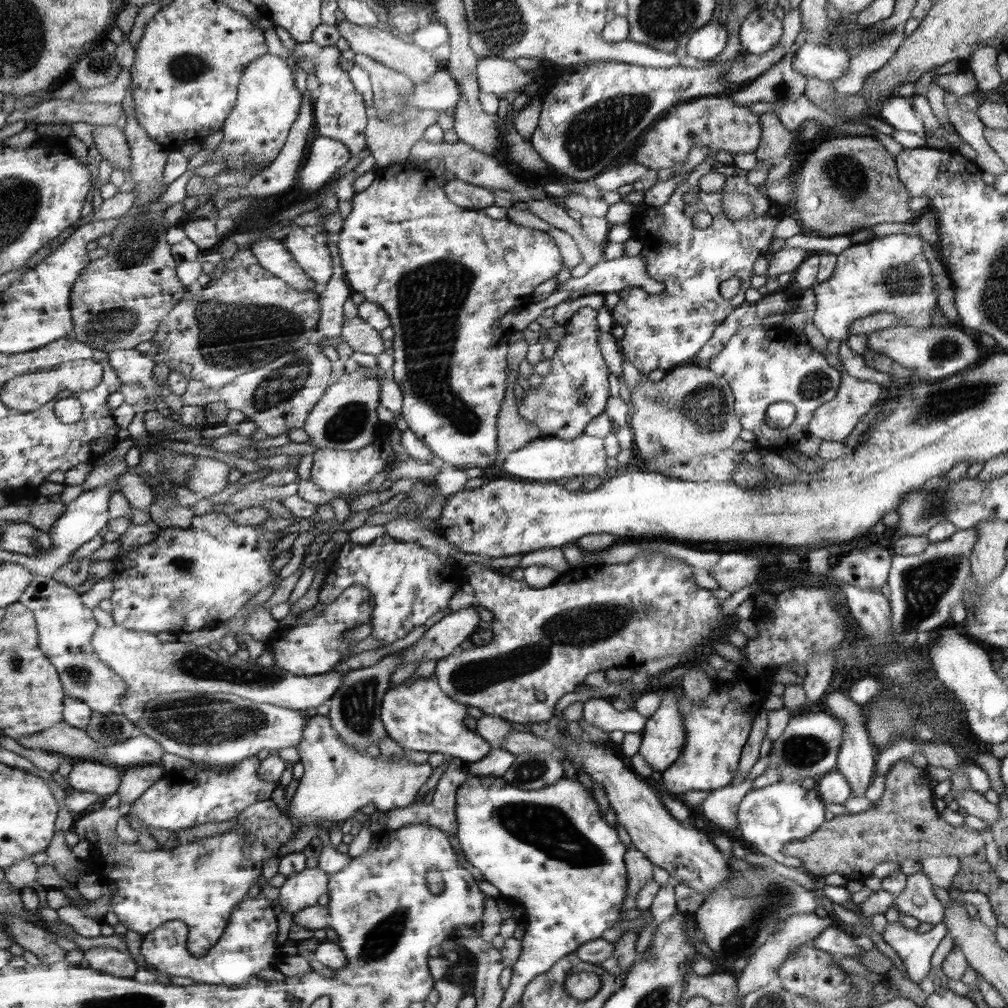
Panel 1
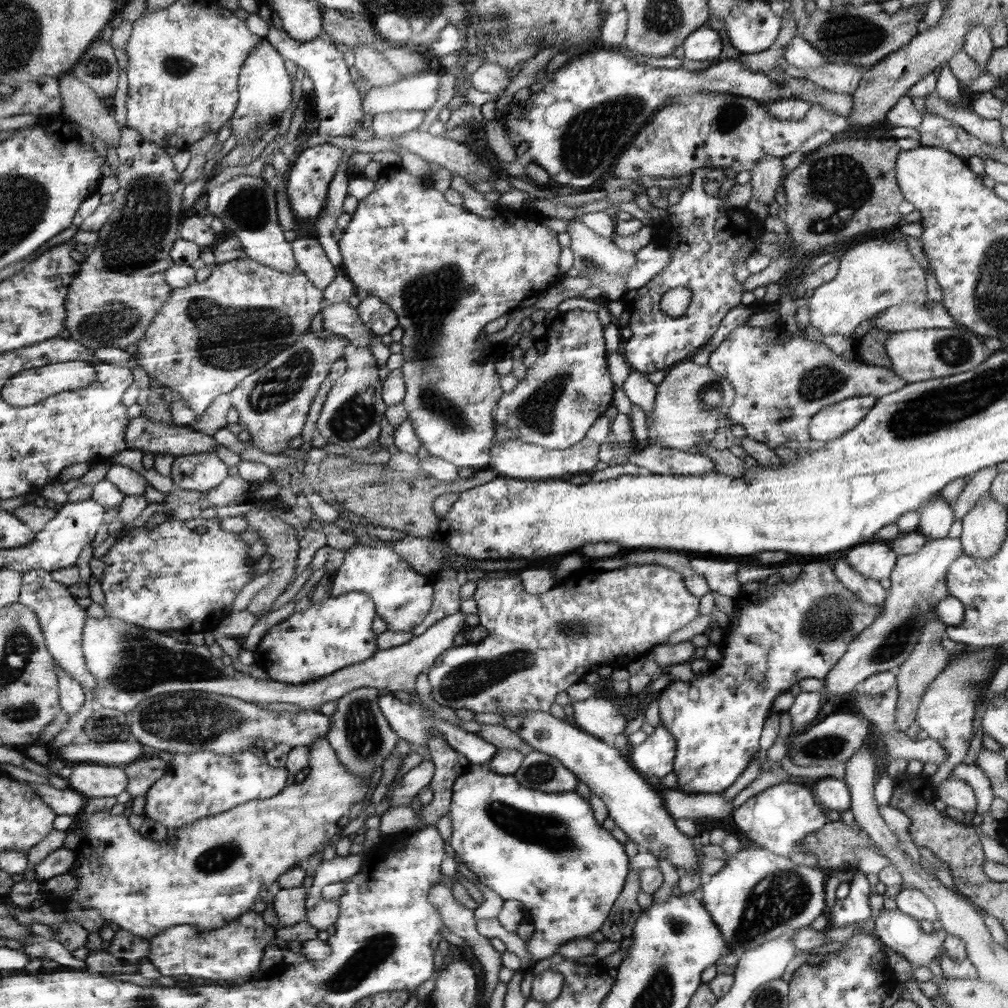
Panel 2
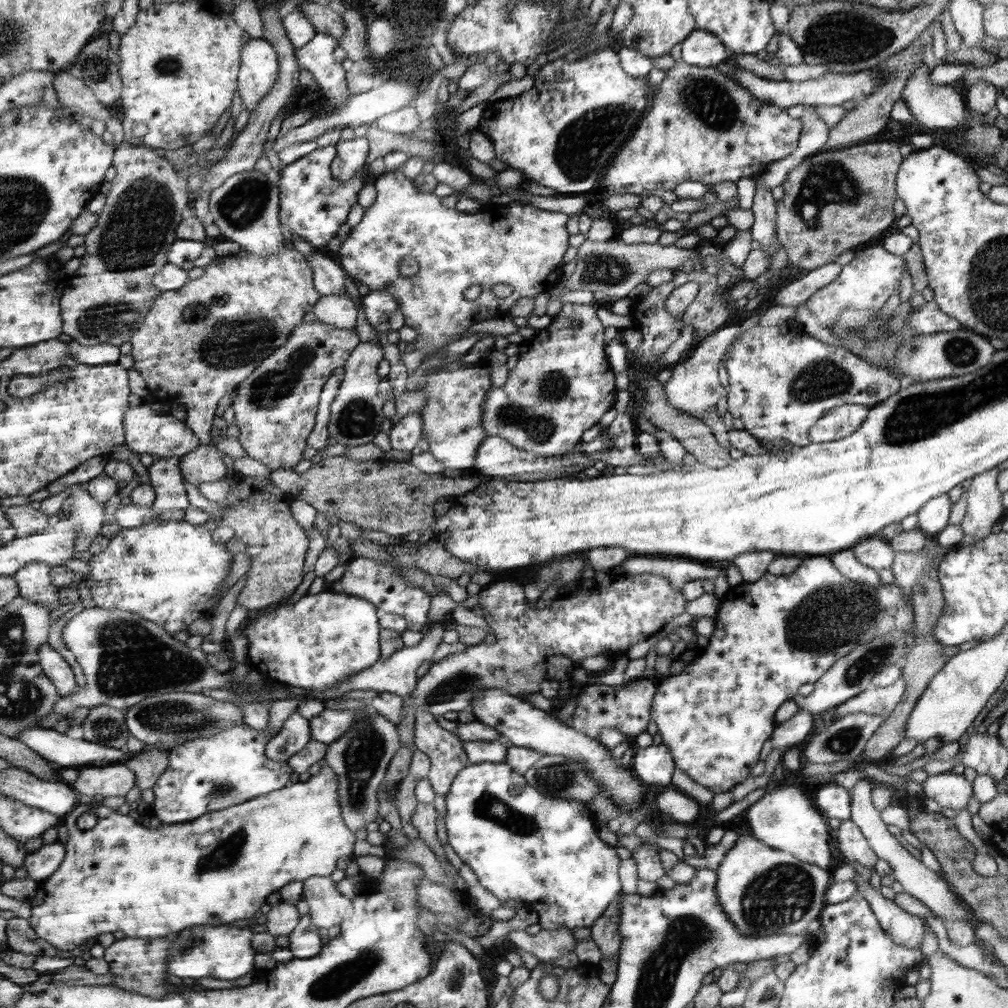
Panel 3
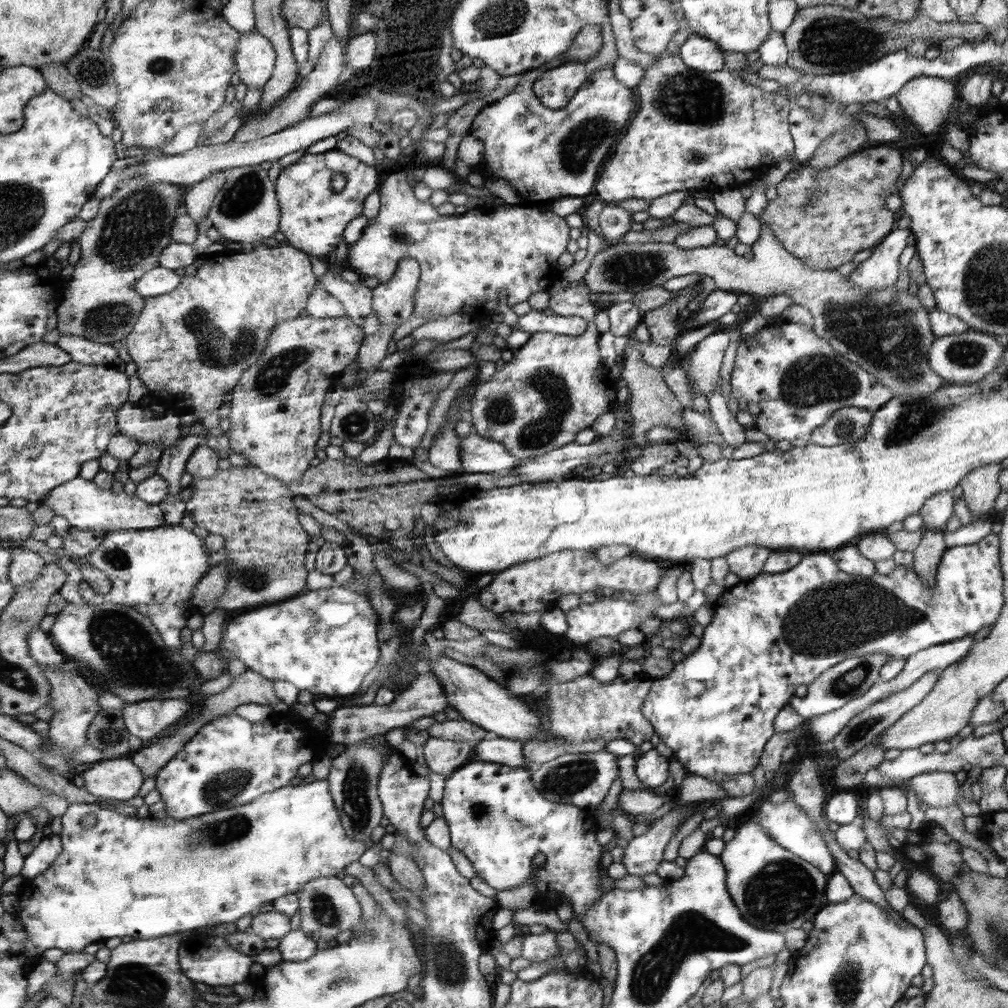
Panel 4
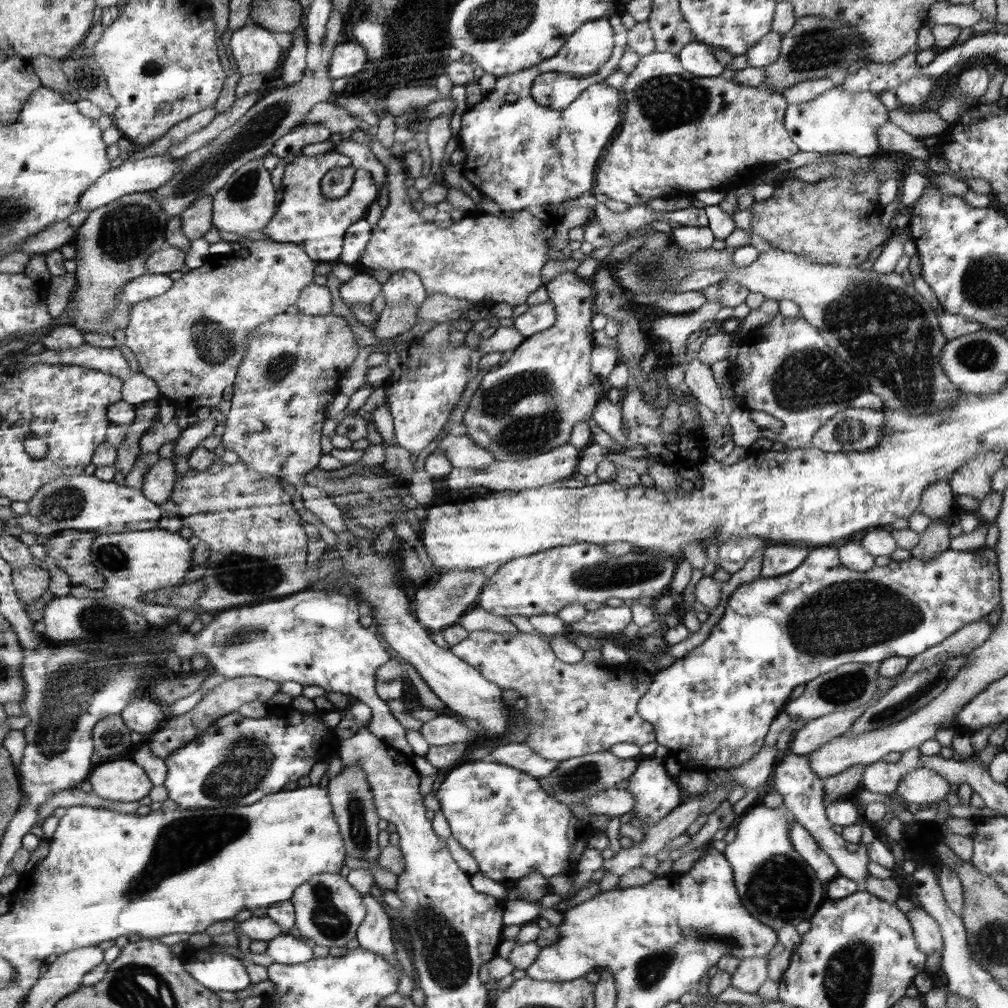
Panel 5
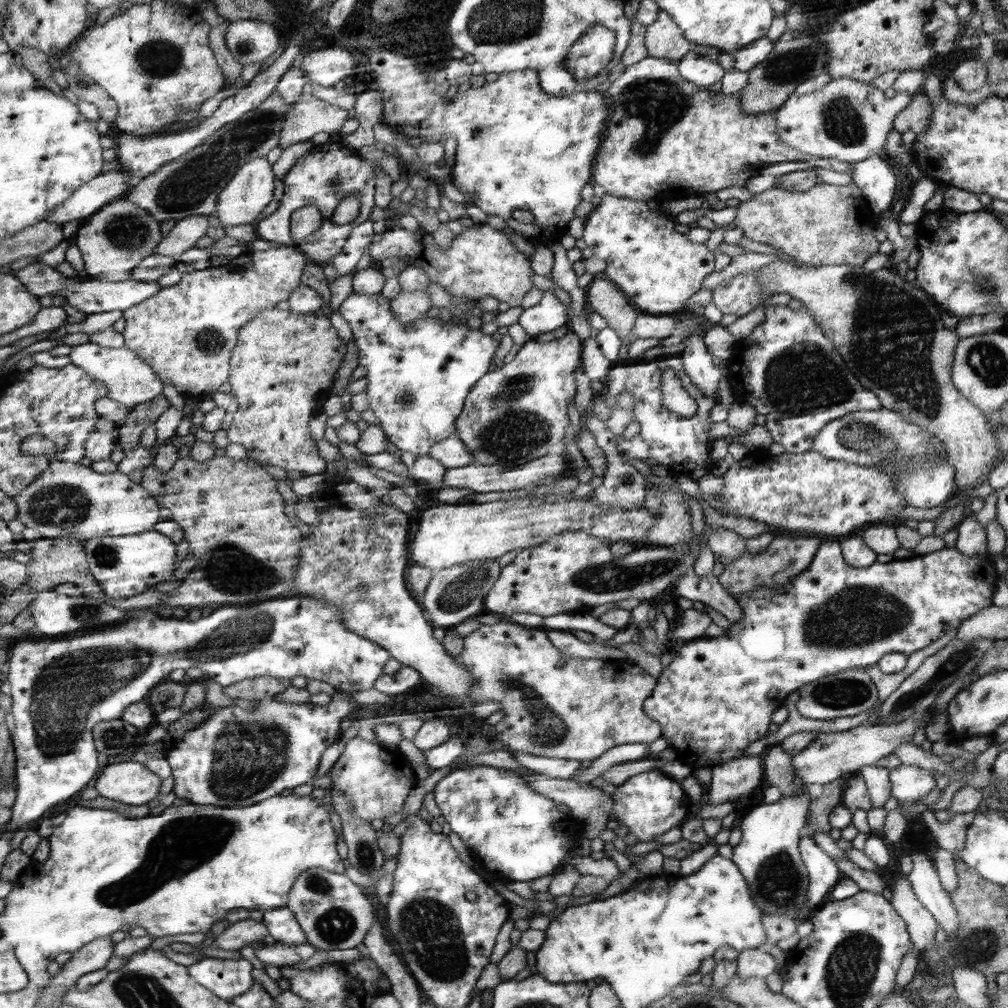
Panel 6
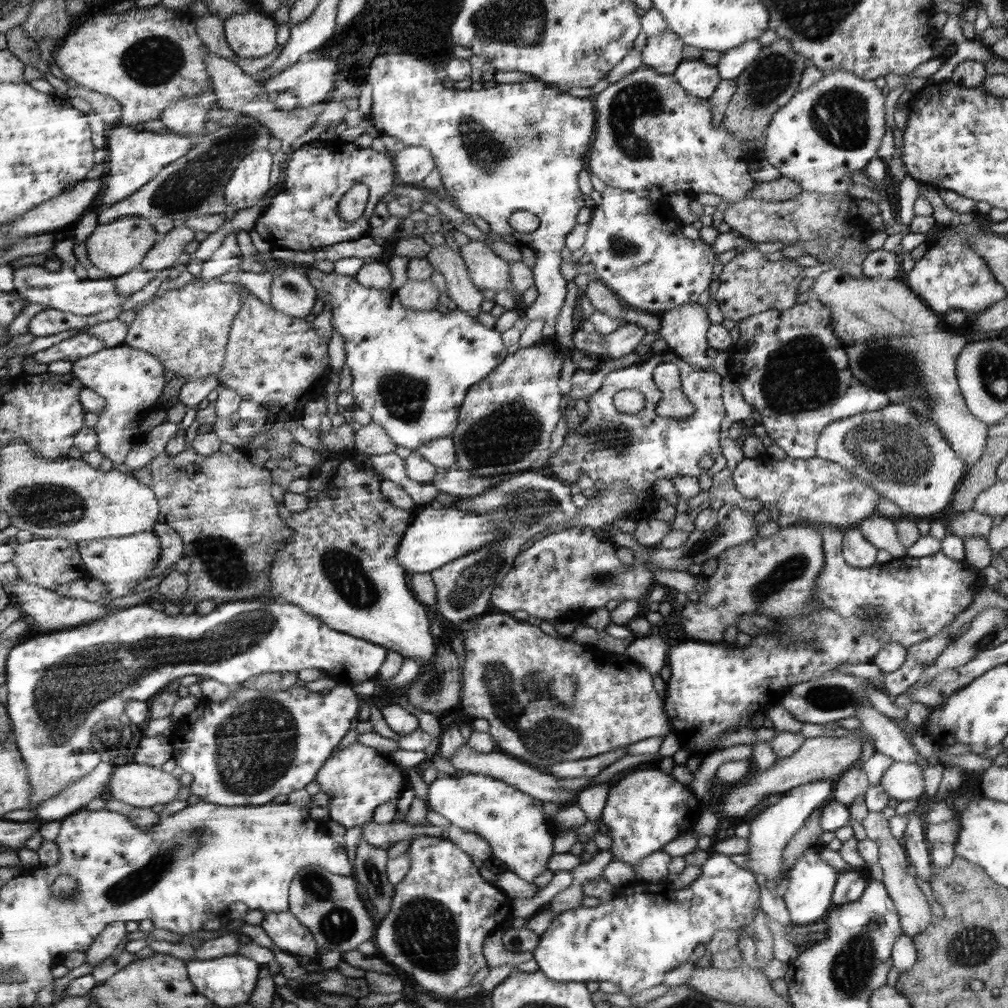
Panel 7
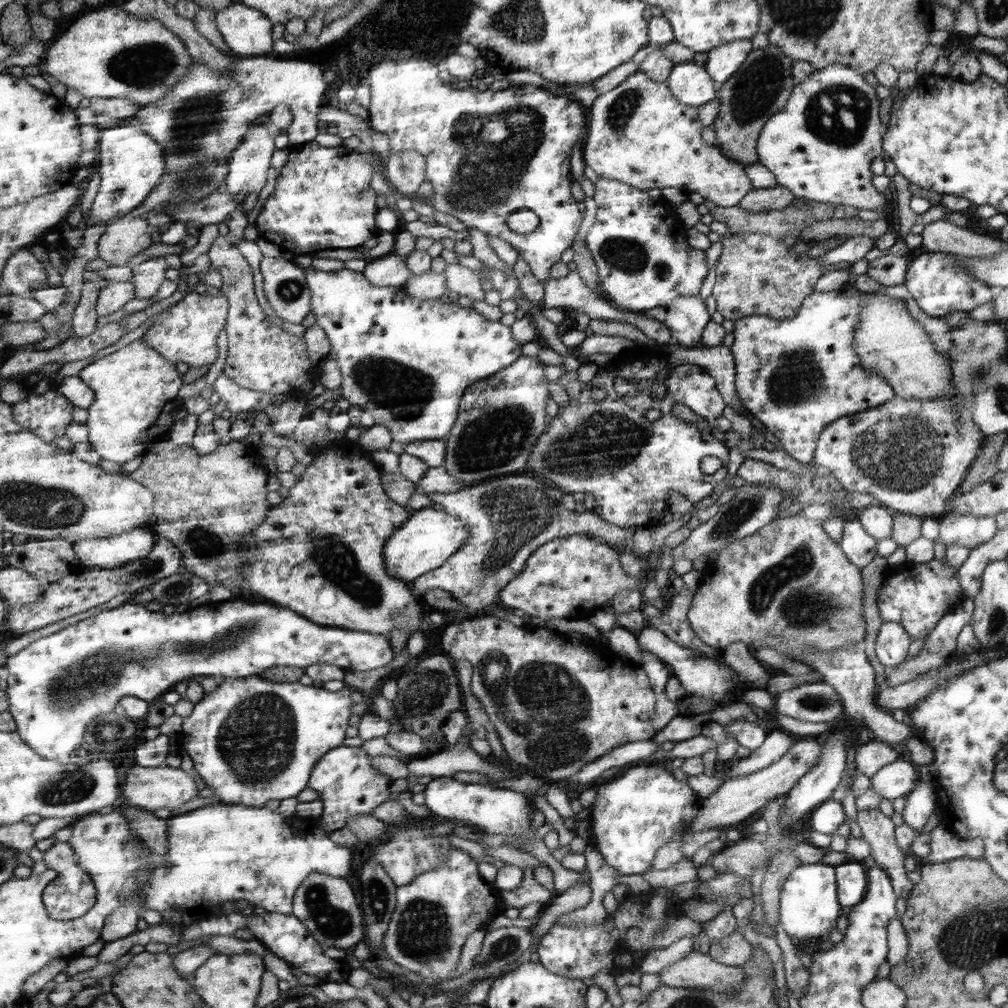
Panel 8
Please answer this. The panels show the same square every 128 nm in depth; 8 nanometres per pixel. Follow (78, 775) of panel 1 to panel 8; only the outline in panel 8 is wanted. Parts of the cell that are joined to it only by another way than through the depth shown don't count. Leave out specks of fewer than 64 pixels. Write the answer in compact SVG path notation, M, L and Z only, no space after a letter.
M166 764L154 768L138 765L130 767L126 771L126 780L122 786L122 797L126 797L126 805L143 808L147 811L158 810L158 808L167 808L172 811L198 797L199 792L196 782L186 771L180 767L170 767Z

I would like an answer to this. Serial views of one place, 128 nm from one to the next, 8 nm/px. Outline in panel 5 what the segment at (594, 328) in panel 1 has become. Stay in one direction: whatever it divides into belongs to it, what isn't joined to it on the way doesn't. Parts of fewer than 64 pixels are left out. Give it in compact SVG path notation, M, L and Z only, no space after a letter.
M564 271L546 283L545 287L556 311L556 323L548 330L525 338L506 364L488 370L464 412L462 423L468 429L466 435L477 441L486 452L492 453L498 461L532 458L554 451L556 446L562 447L570 438L570 430L578 422L586 422L602 398L602 384L592 372L594 340L588 332L590 318L594 314L593 286L578 278L574 271Z

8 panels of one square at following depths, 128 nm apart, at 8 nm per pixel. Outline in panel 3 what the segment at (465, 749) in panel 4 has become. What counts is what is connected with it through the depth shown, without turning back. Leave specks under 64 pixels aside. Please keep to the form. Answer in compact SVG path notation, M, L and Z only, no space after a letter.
M425 711L418 712L416 720L414 720L414 727L414 744L416 748L426 753L432 761L428 776L430 785L433 786L434 790L437 790L438 796L446 797L455 776L470 764L467 754L462 748L462 739L439 726L436 717Z

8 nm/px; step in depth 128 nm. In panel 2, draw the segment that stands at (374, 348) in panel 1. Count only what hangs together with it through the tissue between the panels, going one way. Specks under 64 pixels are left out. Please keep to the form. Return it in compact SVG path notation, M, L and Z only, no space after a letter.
M348 302L323 306L321 313L326 331L346 337L353 345L369 347L375 334L360 320L358 310L350 307Z

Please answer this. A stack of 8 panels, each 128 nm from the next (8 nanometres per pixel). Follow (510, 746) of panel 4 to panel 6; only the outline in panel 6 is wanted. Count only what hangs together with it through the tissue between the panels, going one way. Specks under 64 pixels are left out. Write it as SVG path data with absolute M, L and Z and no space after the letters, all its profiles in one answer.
M510 751L510 754L520 763L520 766L536 774L548 778L568 780L581 767L583 761L553 759L534 756L522 751Z

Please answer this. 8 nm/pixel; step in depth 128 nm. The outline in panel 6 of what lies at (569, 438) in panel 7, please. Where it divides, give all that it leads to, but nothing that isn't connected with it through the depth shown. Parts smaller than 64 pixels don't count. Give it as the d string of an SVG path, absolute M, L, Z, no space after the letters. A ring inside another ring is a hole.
M666 356L661 360L650 360L648 362L617 362L610 369L605 378L604 389L600 392L602 397L611 408L611 416L604 420L606 426L615 434L616 452L618 456L626 462L625 458L638 459L646 461L650 467L666 466L669 470L678 470L680 473L689 474L700 468L706 469L706 466L712 464L710 460L710 438L708 438L708 412L716 404L714 398L706 398L701 388L698 388L689 375L685 372L684 361L679 356ZM662 365L672 366L677 369L677 376L686 389L686 392L695 399L697 409L694 418L680 416L666 408L663 403L661 391L661 369ZM621 392L627 392L633 396L635 405L633 409L625 409L618 406L617 396ZM631 420L638 420L641 423L640 432L629 440L621 437L624 430Z

